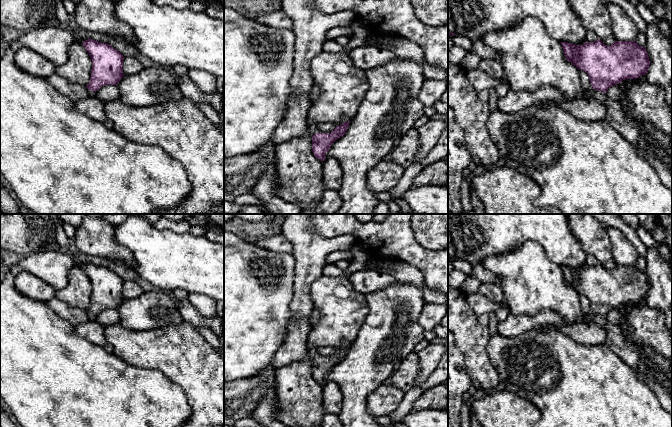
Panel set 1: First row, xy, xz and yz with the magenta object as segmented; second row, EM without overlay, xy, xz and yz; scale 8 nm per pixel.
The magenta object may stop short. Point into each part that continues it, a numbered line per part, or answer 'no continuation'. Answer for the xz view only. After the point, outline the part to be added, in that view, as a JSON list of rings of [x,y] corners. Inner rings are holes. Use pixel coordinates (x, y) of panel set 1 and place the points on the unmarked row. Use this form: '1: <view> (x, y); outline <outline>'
1: xz (312, 350); outline [[[308,346],[308,347],[307,347],[307,351],[308,351],[308,355],[309,355],[312,359],[318,357],[317,347],[315,347],[315,346]]]

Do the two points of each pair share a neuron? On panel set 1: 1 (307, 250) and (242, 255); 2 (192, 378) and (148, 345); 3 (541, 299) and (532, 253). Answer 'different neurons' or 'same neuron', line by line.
1: different neurons
2: same neuron
3: same neuron

